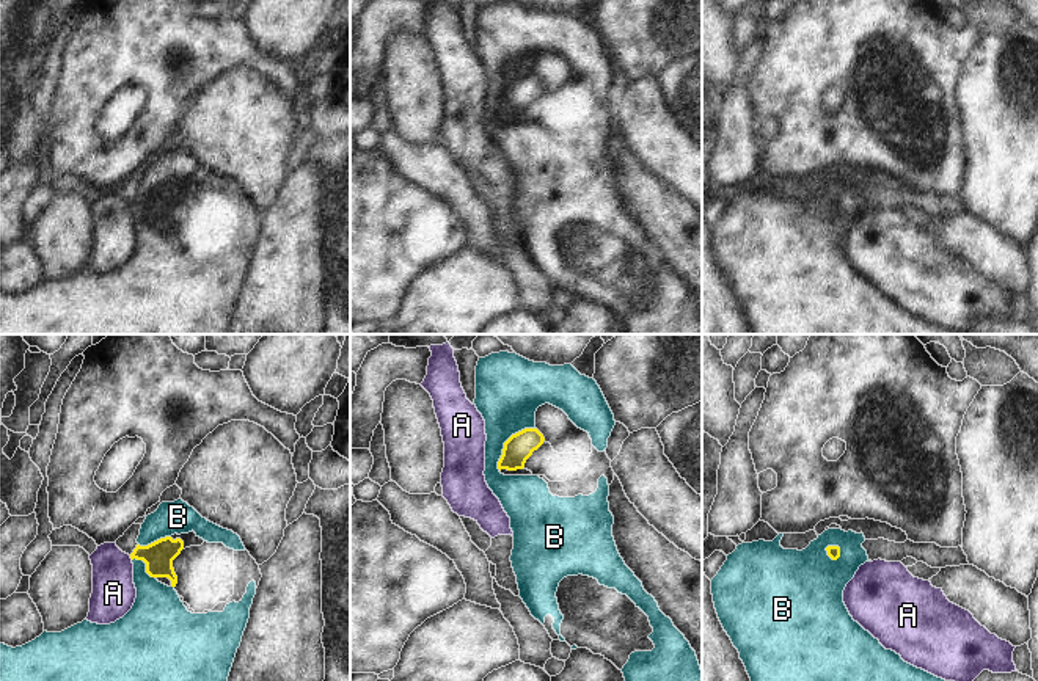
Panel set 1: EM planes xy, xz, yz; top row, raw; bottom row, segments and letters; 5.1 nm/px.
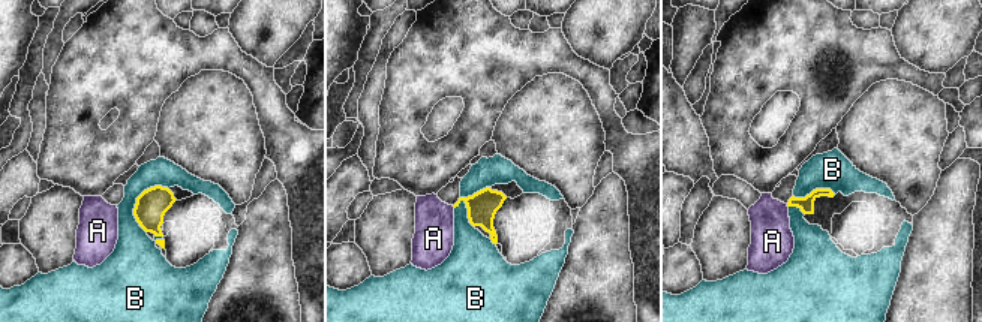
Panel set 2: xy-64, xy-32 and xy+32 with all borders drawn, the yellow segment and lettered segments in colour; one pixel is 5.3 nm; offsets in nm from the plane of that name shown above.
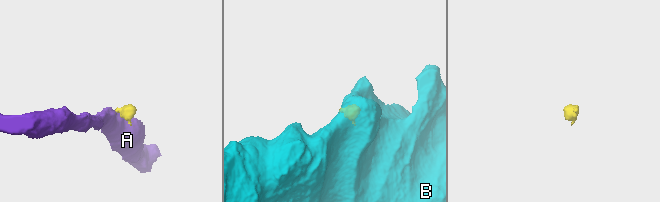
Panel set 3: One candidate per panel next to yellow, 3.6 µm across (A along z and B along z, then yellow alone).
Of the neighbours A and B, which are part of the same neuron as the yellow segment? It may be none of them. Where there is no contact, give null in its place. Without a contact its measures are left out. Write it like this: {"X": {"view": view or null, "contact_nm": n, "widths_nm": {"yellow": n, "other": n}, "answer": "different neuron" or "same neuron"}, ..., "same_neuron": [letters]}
{"A": {"view": "xy", "contact_nm": 30, "widths_nm": {"yellow": 150, "other": 220}, "answer": "different neuron"}, "B": {"view": "xz", "contact_nm": 300, "widths_nm": {"yellow": 150, "other": 340}, "answer": "same neuron"}, "same_neuron": ["B"]}

